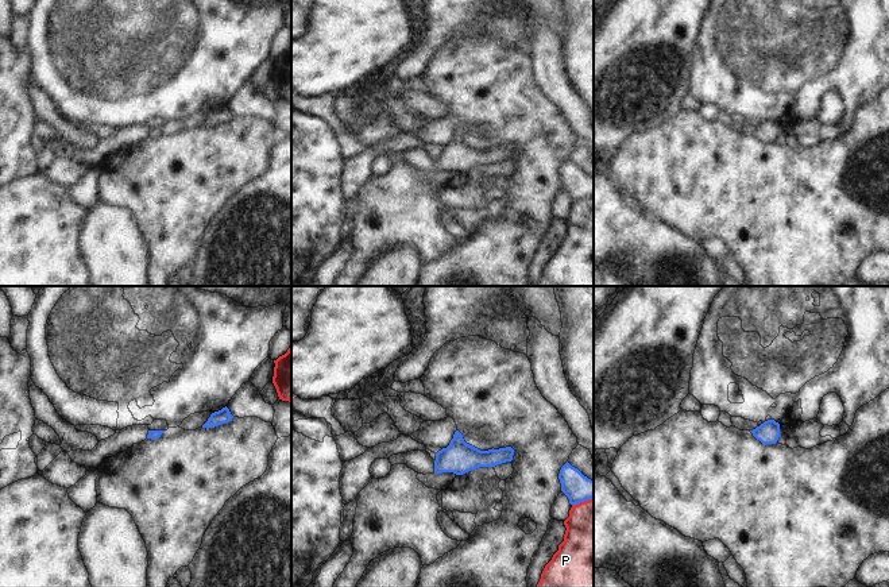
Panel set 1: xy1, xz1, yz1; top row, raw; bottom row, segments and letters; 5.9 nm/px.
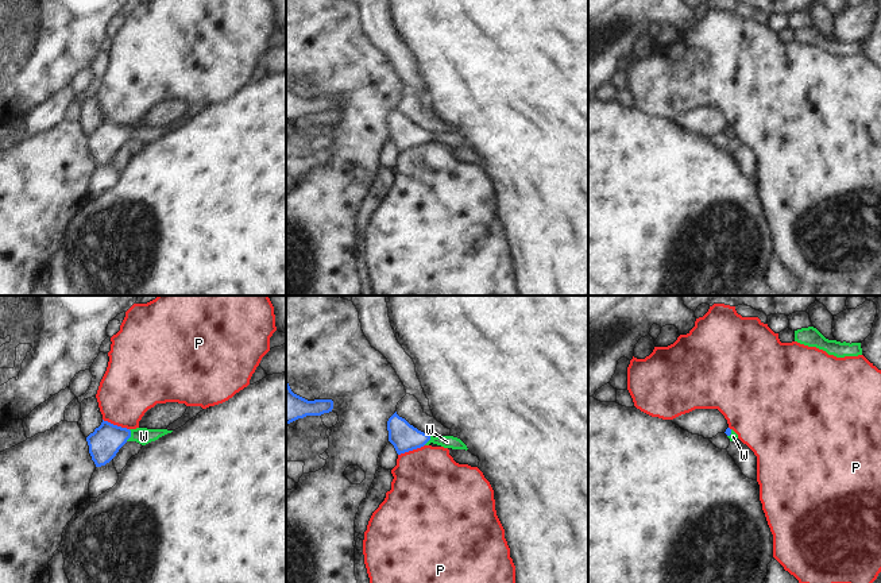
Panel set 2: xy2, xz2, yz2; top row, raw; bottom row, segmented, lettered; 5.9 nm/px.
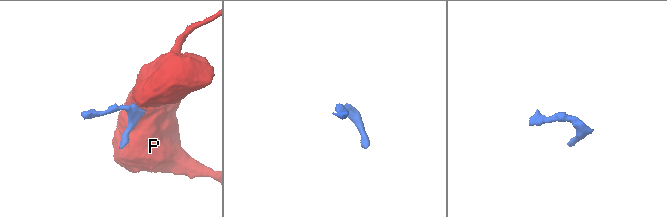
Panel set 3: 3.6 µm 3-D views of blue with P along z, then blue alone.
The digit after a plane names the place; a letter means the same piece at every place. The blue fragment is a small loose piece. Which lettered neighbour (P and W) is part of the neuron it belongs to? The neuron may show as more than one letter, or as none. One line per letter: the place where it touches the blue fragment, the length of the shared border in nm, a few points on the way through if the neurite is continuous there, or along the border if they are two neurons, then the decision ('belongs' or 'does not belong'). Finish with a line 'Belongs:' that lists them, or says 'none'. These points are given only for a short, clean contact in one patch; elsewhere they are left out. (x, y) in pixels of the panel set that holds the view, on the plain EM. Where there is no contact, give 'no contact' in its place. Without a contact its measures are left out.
P: meets blue in xy2 at (116, 123); contact 170 nm long; does not belong
W: meets blue in xy2 at (130, 132); contact 80 nm long; runs through xy2 (104, 141), (111, 135), (130, 132), (143, 134); belongs
Belongs: W

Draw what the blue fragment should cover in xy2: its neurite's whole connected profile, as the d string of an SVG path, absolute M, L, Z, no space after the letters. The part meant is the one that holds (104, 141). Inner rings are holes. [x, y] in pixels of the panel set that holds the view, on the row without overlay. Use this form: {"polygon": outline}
{"polygon": "M103 117L101 123L86 135L86 139L92 158L96 165L101 165L109 161L127 139L146 143L171 130L147 126L127 127Z"}

